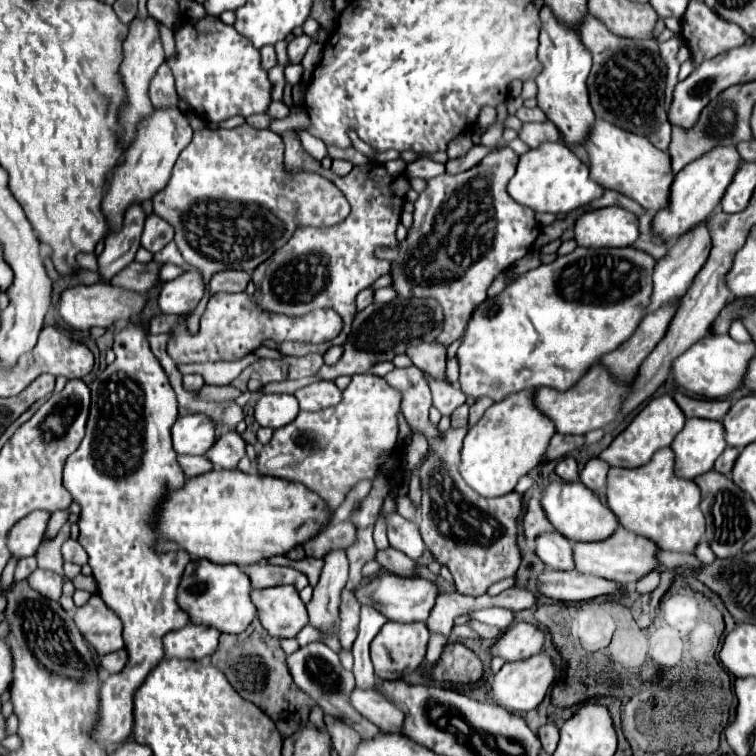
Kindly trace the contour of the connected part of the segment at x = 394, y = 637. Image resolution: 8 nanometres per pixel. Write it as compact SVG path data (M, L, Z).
M386 621L386 625L380 629L378 637L374 637L374 641L370 645L370 655L372 655L372 665L376 671L376 677L380 677L384 681L394 681L394 679L402 679L404 675L416 671L424 663L428 637L430 637L430 633L424 623Z

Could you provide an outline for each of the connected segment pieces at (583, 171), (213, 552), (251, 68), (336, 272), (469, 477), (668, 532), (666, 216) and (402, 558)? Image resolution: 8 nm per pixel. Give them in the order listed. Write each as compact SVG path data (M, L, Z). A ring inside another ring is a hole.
M542 143L536 149L520 155L518 171L508 183L508 193L516 203L530 207L536 213L570 213L590 201L602 197L604 189L590 179L590 169L564 143Z
M214 469L200 477L186 479L184 487L170 493L158 513L156 531L164 541L176 541L194 559L208 559L214 563L234 563L252 565L274 555L286 555L292 547L302 545L330 525L332 513L326 513L326 501L322 501L314 491L306 489L302 483L290 483L286 479L250 475L240 469L224 471Z
M210 15L202 19L190 19L176 33L176 57L168 61L178 95L184 97L192 111L204 121L220 123L234 115L266 113L270 97L270 81L260 65L260 53L242 37L232 25L222 23Z
M284 131L282 139L286 145L286 167L290 171L306 169L322 173L326 179L338 185L338 189L346 195L346 199L352 205L352 211L346 217L346 221L334 227L298 227L294 237L264 263L266 271L262 283L254 293L254 299L262 305L262 309L284 315L306 315L308 311L318 307L332 307L344 319L344 329L336 339L320 345L292 343L292 341L278 345L278 349L284 355L296 355L296 357L308 353L324 355L332 345L346 343L346 337L350 335L352 321L356 315L356 295L362 289L370 287L378 277L390 271L388 261L380 261L374 257L374 249L378 245L390 245L390 249L398 247L396 227L400 223L410 181L404 173L390 175L386 167L378 163L356 165L346 177L338 177L330 169L324 169L318 159L310 157L304 151L296 131Z
M534 389L512 393L488 407L482 419L468 429L462 447L460 475L482 497L502 497L514 491L518 479L528 475L546 457L546 445L554 435L554 423L534 411Z
M670 447L660 449L646 465L636 469L610 467L606 499L624 529L652 539L666 551L692 553L704 539L706 525L700 511L700 489L694 481L674 475L674 453Z
M730 145L722 149L712 149L710 153L706 153L706 157L700 157L698 161L686 165L686 169L682 169L672 183L670 205L654 215L654 233L660 237L660 241L666 243L670 239L676 239L700 221L708 219L714 207L720 203L722 193L726 191L726 185L730 185L730 177L734 177L740 163L742 157L738 157L736 147Z
M388 547L384 551L378 551L376 553L376 561L386 569L390 571L392 575L404 575L404 577L418 577L416 573L416 561L412 561L410 557L406 557L404 553Z

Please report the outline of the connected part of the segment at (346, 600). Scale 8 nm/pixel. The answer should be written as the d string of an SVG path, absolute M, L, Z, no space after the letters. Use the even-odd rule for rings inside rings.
M342 589L342 605L340 605L340 631L338 639L344 649L352 649L352 643L358 635L360 621L360 603L354 599L352 589Z

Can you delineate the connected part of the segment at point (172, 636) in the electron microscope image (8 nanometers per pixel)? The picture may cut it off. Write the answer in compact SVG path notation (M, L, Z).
M188 623L184 629L168 633L162 639L166 659L192 659L200 661L210 657L218 647L220 631L206 627L206 625L192 625Z

